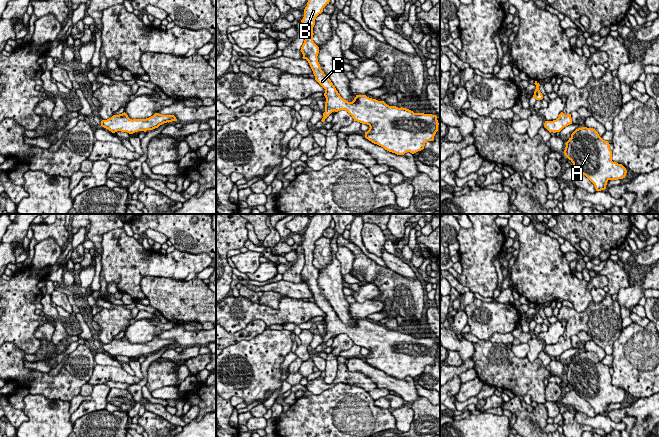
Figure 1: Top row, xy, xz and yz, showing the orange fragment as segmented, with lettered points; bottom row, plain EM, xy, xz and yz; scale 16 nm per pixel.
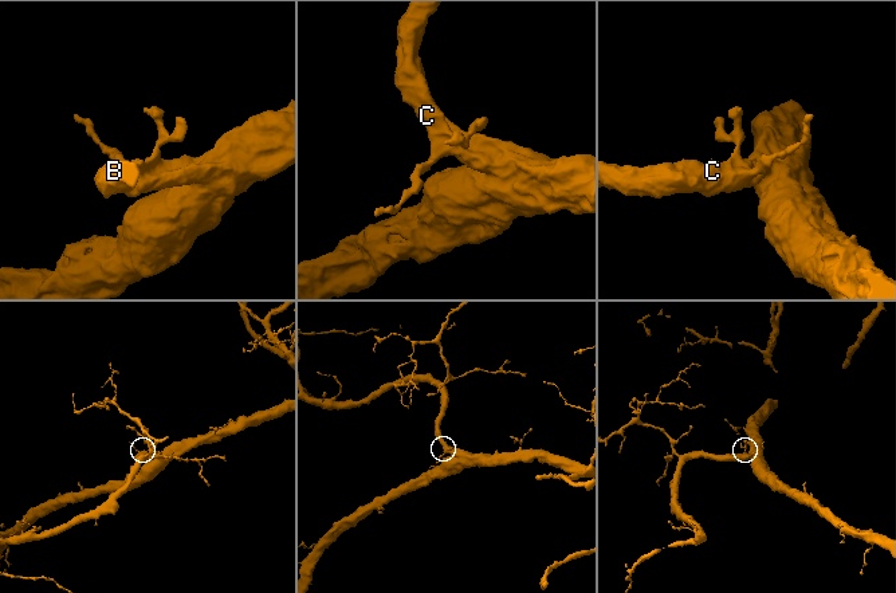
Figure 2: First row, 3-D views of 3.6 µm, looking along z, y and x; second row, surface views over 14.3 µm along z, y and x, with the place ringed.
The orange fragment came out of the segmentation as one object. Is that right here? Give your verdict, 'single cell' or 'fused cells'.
single cell

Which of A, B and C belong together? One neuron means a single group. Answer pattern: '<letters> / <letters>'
A B C

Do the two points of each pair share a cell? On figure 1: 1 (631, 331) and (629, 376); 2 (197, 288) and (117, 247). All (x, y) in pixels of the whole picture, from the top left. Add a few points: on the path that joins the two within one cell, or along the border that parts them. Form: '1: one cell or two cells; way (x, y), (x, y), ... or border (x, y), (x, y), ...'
1: one cell; way (621, 342), (621, 365)
2: two cells; border (158, 276), (183, 280)

